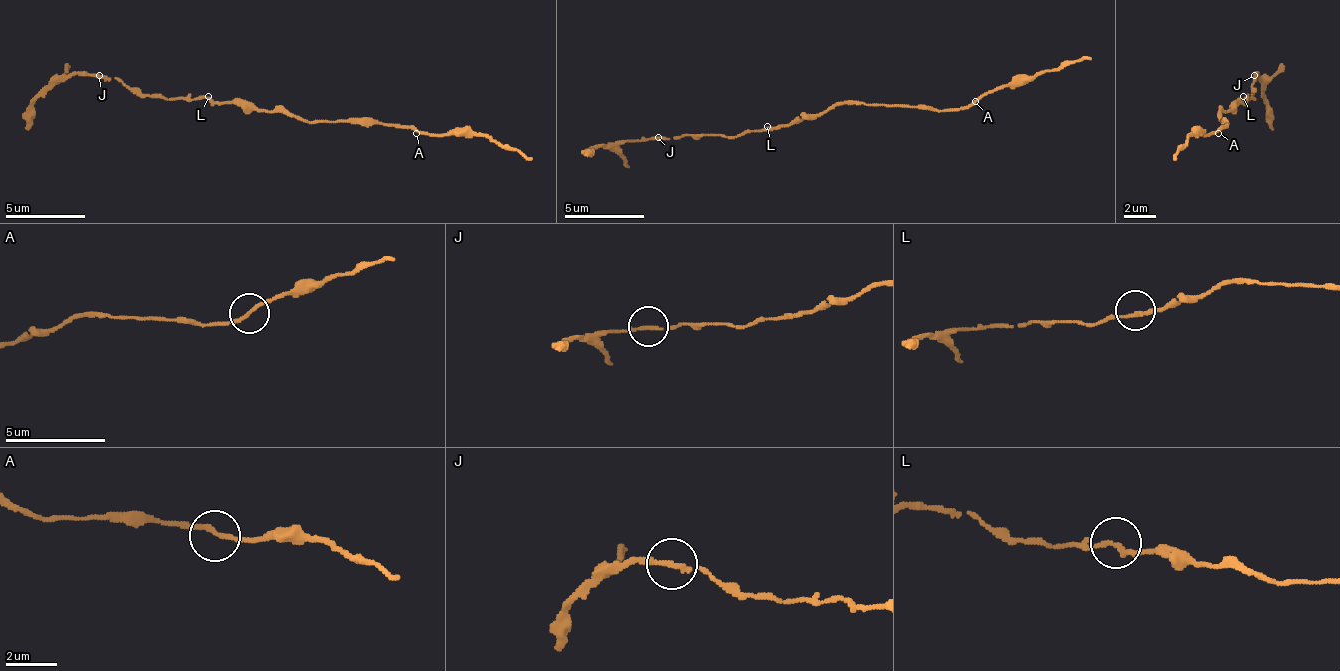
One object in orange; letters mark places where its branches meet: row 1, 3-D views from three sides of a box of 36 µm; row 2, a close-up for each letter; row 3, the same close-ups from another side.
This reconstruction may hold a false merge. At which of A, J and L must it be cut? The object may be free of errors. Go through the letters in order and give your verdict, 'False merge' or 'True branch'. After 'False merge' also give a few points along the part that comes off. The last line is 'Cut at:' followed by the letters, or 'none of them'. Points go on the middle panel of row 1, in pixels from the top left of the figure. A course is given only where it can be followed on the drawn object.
A: True branch
J: False merge. Course of the part to remove: (659, 138), (618, 142), (582, 154)
L: True branch
Cut at: J

